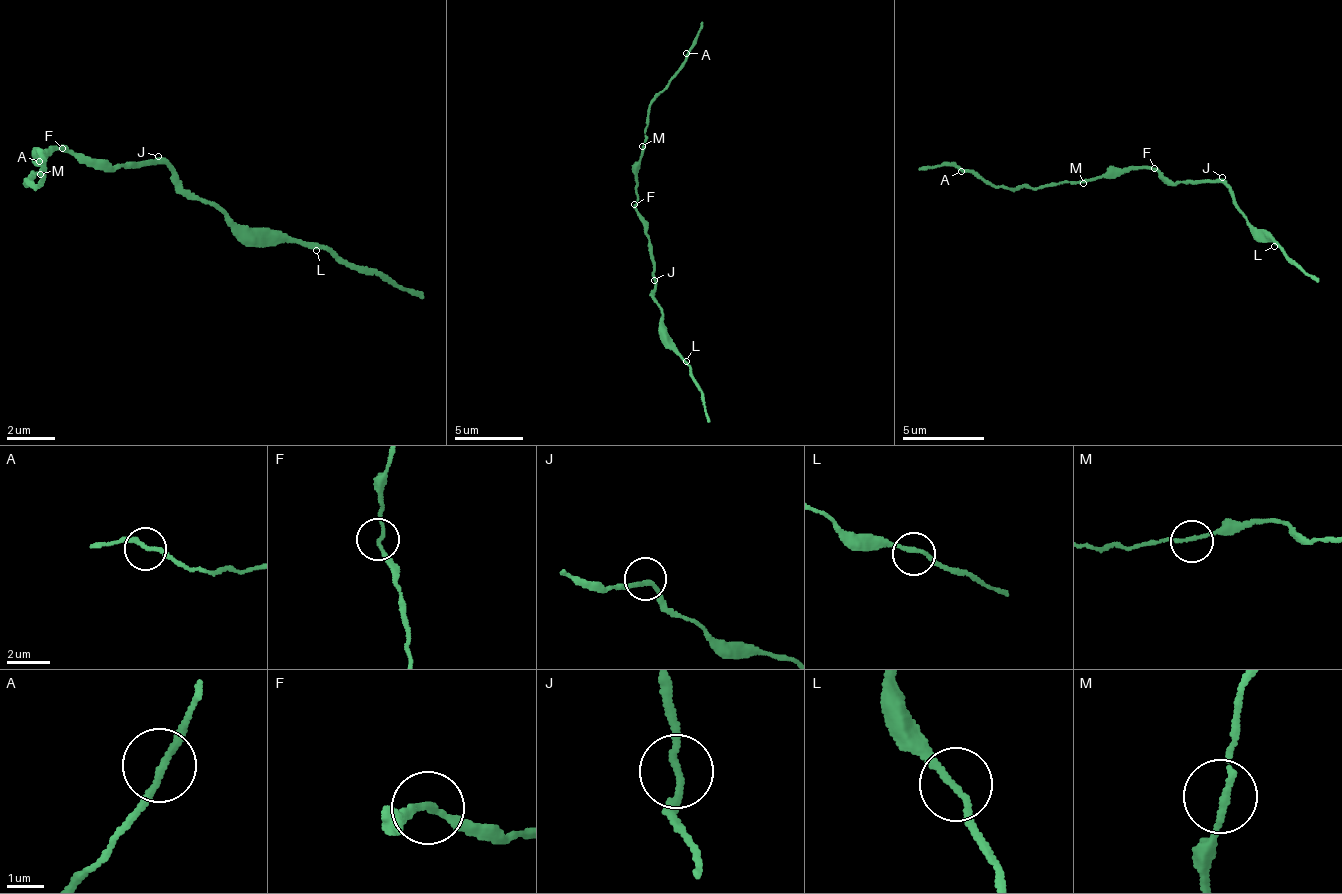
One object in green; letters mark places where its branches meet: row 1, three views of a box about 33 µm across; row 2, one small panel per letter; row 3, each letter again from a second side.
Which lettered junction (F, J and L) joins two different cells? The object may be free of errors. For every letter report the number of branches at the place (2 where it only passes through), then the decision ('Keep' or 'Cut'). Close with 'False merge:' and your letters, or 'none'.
F: Branches: 2. Cut
J: Branches: 2. Keep
L: Branches: 2. Keep
False merge: F

